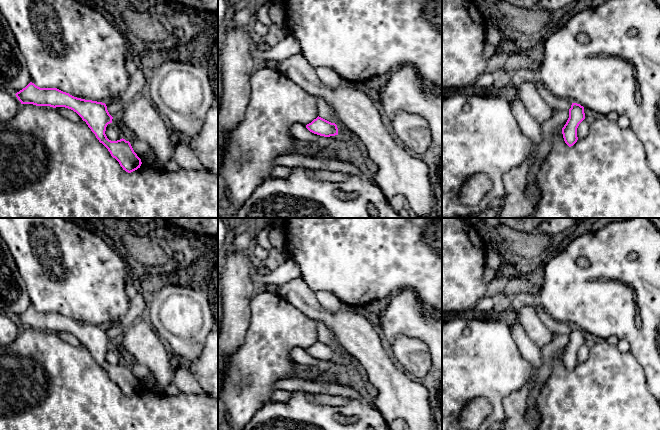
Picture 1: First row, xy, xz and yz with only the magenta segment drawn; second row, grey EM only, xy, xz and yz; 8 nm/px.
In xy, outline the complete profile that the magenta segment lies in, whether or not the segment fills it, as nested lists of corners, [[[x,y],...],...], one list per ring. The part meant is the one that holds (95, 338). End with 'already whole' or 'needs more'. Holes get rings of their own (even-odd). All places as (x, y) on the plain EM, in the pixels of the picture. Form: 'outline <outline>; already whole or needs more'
outline [[[32,306],[15,319],[21,328],[65,331],[73,334],[86,346],[99,366],[108,373],[123,394],[131,397],[140,392],[141,383],[134,376],[129,365],[123,362],[111,365],[107,362],[106,351],[112,347],[113,341],[109,338],[105,327],[77,322],[57,312],[40,312]]]; already whole

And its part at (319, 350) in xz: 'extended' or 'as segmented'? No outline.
as segmented

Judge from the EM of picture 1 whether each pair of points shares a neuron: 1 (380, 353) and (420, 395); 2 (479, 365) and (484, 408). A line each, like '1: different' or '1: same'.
1: same
2: different

